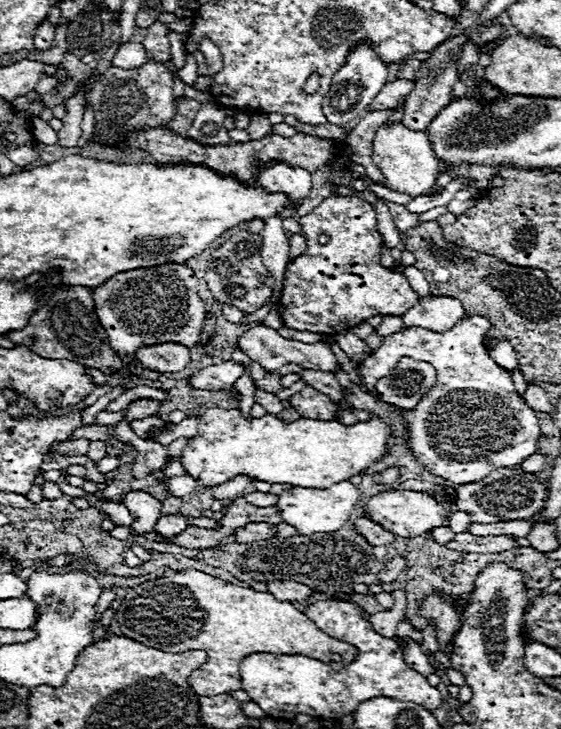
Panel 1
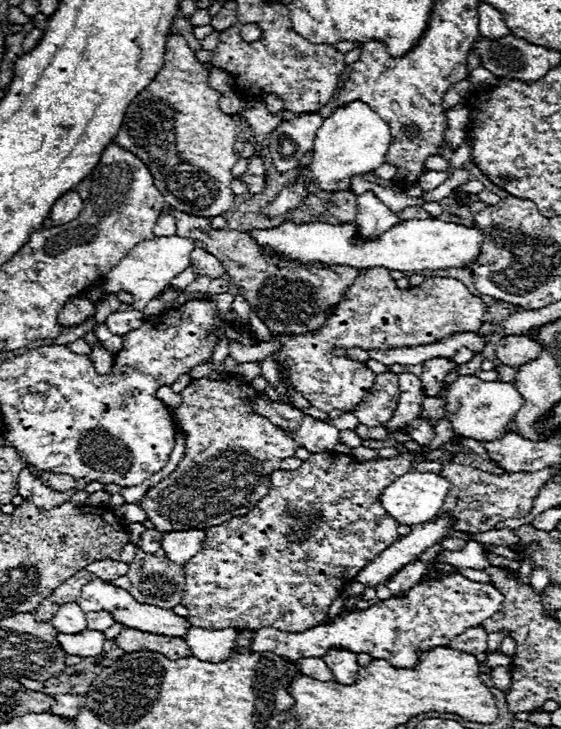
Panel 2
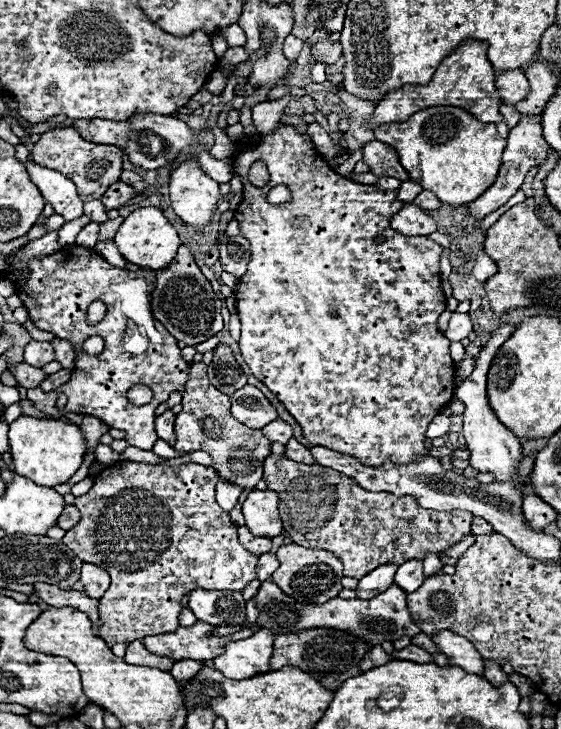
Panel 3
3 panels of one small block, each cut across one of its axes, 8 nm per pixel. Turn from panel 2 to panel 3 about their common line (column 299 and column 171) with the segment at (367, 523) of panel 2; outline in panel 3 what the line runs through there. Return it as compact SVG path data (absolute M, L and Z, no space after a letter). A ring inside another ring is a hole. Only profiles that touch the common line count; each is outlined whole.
M114 462L96 476L94 486L86 494L76 496L74 506L80 510L82 518L76 526L66 530L62 542L80 556L82 562L104 568L112 580L98 602L100 624L94 628L96 636L108 644L130 644L144 636L176 632L176 628L180 628L180 612L184 610L182 596L194 588L240 592L248 582L256 580L258 556L242 548L236 536L238 526L232 524L230 514L216 504L216 482L218 474L212 466L194 462L176 468L142 462Z

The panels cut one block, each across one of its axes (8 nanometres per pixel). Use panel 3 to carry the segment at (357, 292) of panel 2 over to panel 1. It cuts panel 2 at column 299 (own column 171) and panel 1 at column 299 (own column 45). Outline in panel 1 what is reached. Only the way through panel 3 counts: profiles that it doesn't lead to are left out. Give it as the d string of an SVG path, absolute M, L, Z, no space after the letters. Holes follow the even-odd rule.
M330 196L320 206L316 206L310 214L300 218L300 232L306 236L306 252L294 258L286 266L284 276L284 294L278 302L280 316L288 328L308 330L318 334L338 334L350 330L352 326L372 318L372 316L402 316L418 302L418 294L412 290L410 282L404 274L388 270L380 264L380 248L382 236L376 230L376 210L372 204L356 198L356 196ZM318 236L330 236L328 244L318 244ZM306 386L298 394L290 396L290 404L300 412L302 418L332 420L338 412L338 406L328 396L314 390L312 386Z

